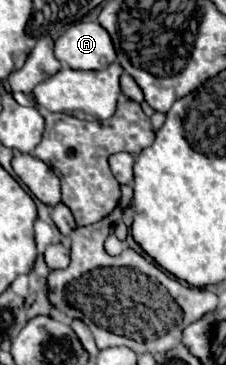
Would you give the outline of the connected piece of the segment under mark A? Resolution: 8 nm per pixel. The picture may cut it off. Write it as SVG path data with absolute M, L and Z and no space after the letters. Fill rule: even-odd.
M79 22L55 40L55 58L73 70L101 70L115 62L115 48L99 22Z

